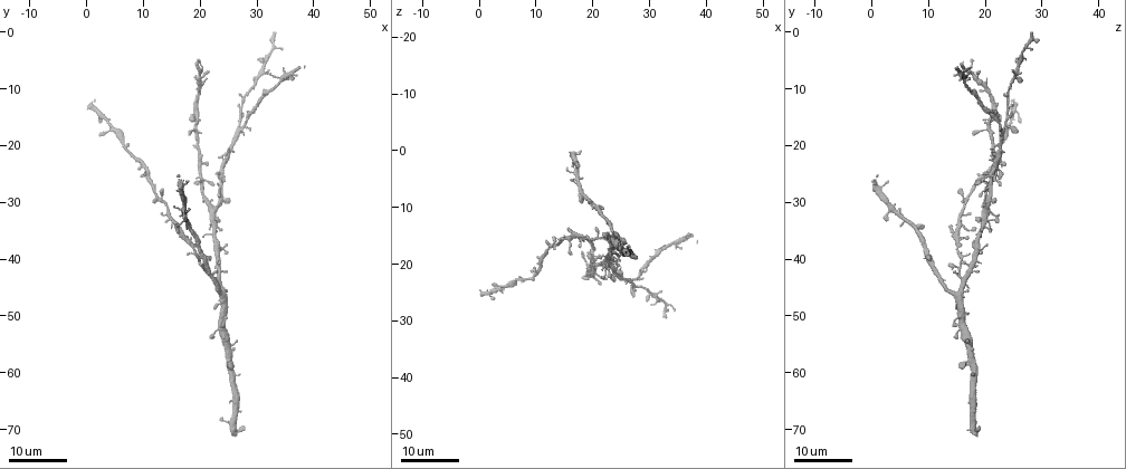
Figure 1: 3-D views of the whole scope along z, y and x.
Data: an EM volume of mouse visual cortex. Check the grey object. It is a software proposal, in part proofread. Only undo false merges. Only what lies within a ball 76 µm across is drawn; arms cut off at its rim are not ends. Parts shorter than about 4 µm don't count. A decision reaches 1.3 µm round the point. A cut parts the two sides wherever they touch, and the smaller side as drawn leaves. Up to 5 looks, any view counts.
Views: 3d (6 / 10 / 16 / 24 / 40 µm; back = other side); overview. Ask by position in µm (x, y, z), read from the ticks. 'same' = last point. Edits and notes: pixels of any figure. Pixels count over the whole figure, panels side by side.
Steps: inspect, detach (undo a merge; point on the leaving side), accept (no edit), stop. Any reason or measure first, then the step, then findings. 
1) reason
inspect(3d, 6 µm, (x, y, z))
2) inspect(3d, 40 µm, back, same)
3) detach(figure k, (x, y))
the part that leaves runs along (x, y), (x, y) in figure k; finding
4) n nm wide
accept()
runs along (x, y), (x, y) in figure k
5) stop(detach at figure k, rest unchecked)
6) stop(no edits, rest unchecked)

arms run side by side
inspect(3d, 24 µm, (23.0, 31.0, 20.5))

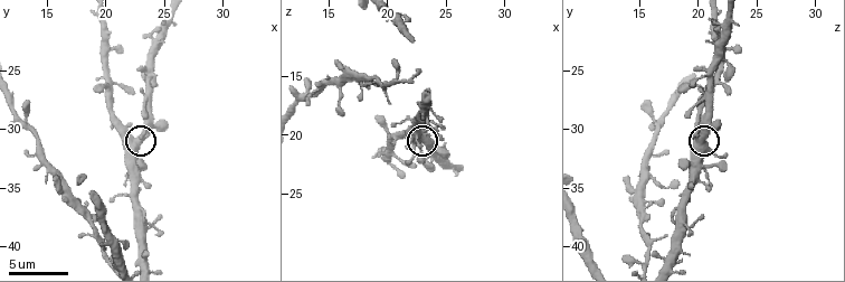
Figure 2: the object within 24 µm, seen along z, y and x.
inspect(3d, 10 µm, (22.4, 30.8, 20.4))

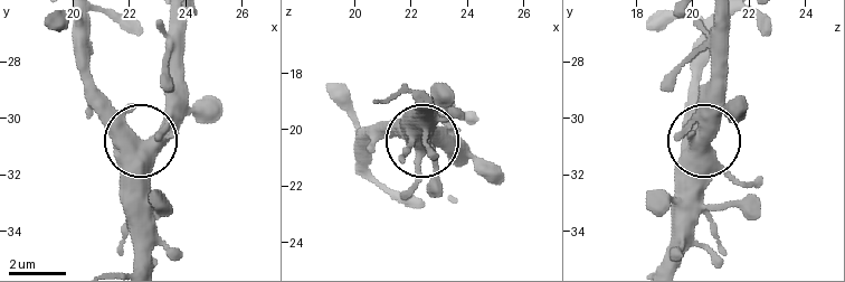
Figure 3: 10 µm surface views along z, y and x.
inspect(3d, 10 µm, back, (22.7, 30.9, 20.3))

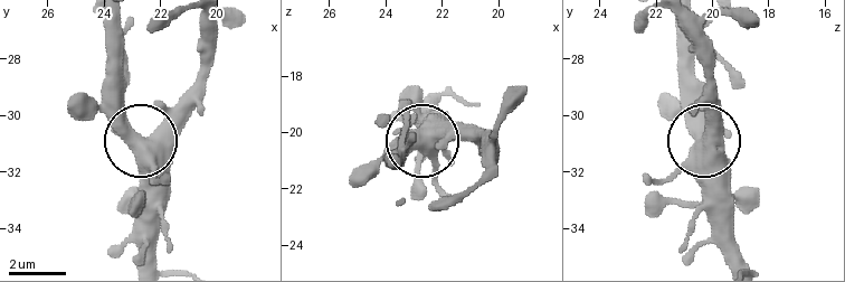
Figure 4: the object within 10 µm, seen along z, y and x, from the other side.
4 arms
accept()
all the same cell

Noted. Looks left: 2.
calibre changes
inspect(3d, 24 µm, (30.0, 9.0, 25.0))

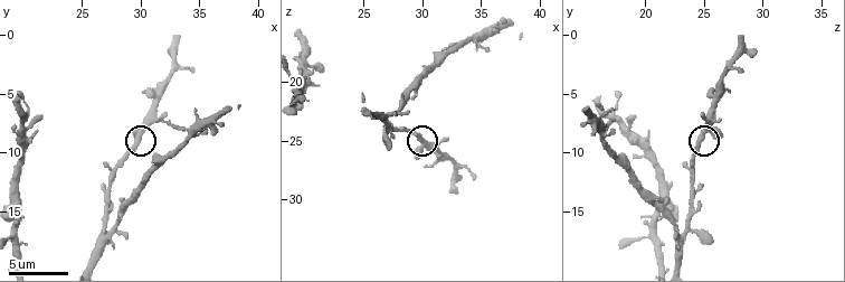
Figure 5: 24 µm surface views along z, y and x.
inspect(3d, 6 µm, (29.8, 8.6, 24.6))

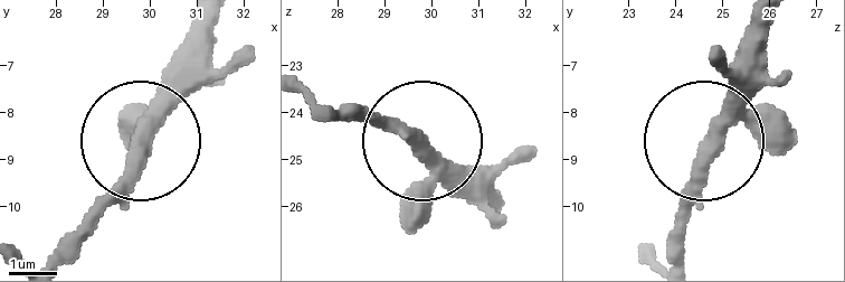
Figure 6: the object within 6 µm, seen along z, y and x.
360 nm wide
accept()
runs along (673, 254), (693, 169), (777, 77) in figure 6; continuous, no second cell

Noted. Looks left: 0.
stop(no edits, rest unchecked)

